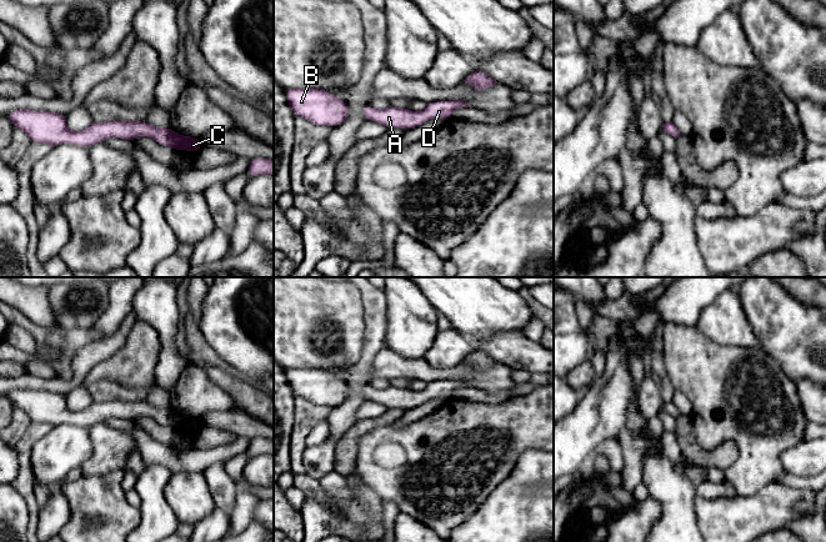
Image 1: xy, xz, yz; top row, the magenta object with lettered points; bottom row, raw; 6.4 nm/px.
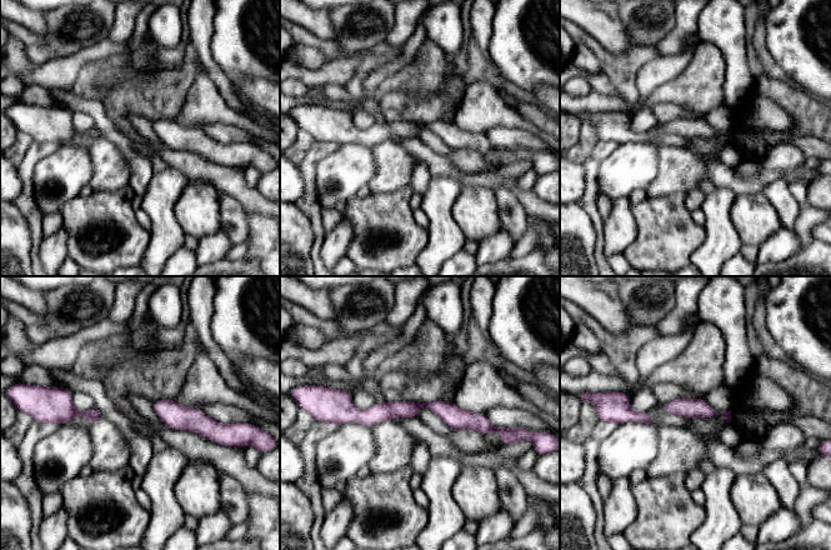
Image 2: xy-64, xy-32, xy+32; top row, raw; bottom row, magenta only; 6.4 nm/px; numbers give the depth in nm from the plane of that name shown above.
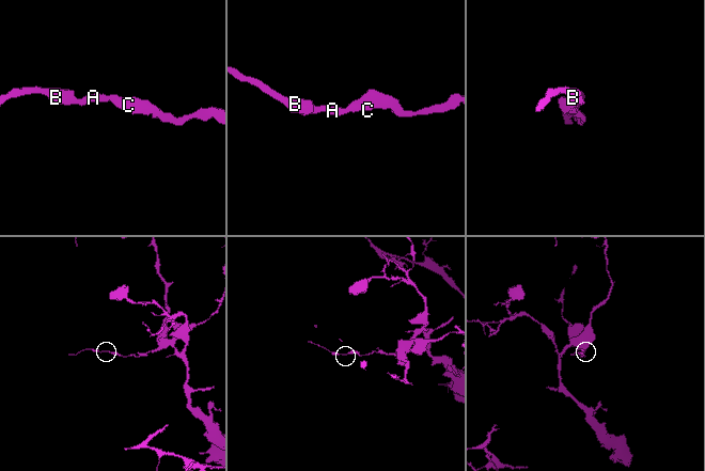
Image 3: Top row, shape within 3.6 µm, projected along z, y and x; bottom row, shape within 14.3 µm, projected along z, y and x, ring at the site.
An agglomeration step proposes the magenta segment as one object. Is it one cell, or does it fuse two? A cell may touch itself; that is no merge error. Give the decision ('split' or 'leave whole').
leave whole

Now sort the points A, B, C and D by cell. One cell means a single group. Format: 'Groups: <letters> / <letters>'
Groups: A B C D

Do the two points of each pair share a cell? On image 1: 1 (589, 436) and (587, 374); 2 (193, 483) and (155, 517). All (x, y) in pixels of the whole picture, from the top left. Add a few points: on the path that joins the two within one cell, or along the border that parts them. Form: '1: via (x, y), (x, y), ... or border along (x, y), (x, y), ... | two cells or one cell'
1: border along (592, 380), (590, 385) | two cells
2: border along (170, 476), (165, 487), (165, 500), (179, 522) | two cells

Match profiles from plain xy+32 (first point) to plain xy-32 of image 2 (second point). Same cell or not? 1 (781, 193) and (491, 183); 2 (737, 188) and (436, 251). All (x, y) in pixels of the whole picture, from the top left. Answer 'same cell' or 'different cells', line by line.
1: different cells
2: different cells

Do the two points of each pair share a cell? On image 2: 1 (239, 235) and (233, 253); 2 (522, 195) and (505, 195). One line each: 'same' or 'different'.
1: different
2: different

